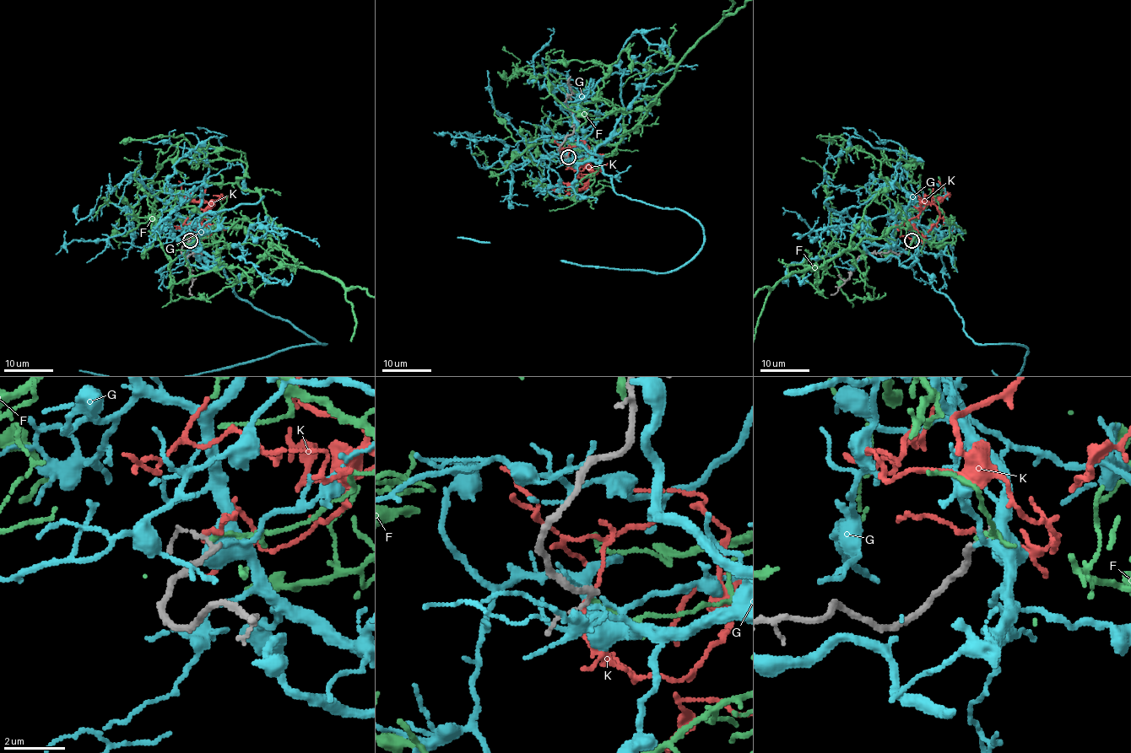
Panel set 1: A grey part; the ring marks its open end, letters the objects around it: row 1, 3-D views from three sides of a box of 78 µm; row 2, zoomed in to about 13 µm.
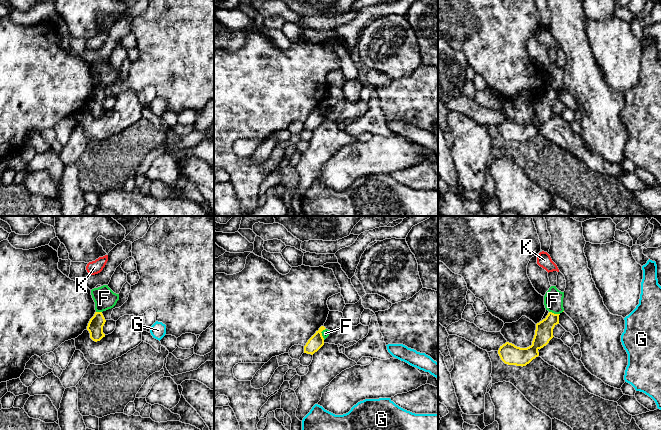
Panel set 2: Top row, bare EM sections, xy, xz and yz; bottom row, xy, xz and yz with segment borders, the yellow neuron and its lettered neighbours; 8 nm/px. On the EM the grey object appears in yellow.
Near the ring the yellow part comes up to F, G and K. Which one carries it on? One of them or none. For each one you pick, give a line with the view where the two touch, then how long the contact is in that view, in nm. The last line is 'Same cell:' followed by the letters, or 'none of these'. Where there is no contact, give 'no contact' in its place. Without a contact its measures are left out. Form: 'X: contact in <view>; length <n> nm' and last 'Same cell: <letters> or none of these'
Same cell: none of these

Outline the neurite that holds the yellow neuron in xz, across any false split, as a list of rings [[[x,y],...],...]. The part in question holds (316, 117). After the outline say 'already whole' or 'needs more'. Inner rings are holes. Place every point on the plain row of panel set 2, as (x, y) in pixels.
[[[321,102],[318,107],[308,116],[304,122],[304,129],[313,131],[324,121],[324,114],[322,112],[322,107],[326,104]]]; already whole

